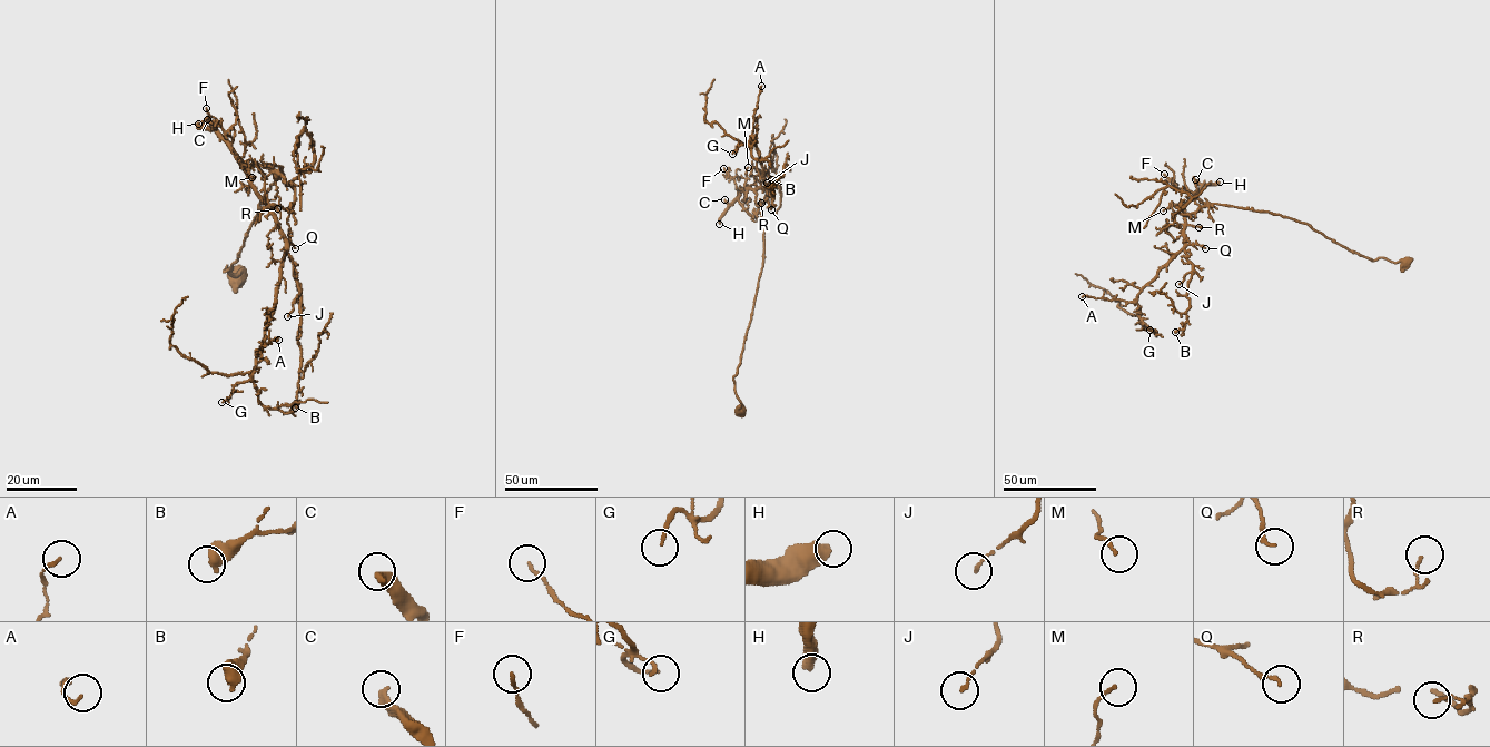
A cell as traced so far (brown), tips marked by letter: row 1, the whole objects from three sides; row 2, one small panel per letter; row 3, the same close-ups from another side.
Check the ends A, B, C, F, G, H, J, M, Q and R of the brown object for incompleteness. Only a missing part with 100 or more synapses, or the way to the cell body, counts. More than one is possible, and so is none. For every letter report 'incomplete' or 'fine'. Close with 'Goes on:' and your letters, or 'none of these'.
A: fine
B: fine
C: fine
F: fine
G: fine
H: incomplete
J: fine
M: fine
Q: fine
R: fine
Goes on: H

